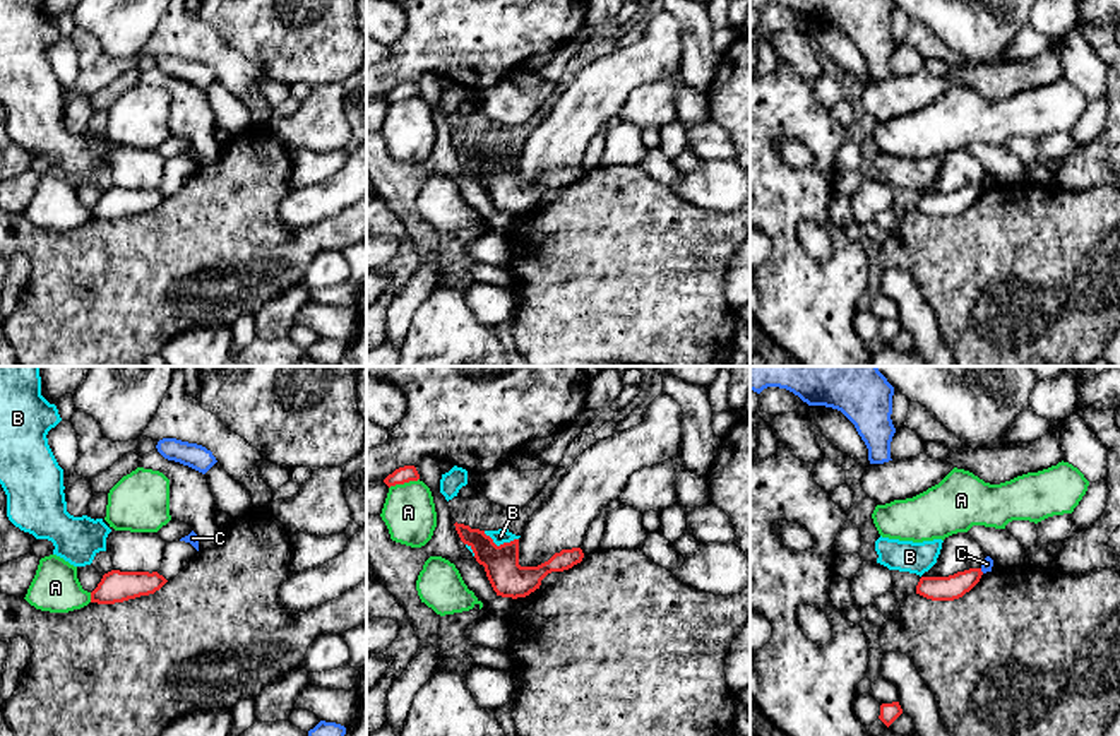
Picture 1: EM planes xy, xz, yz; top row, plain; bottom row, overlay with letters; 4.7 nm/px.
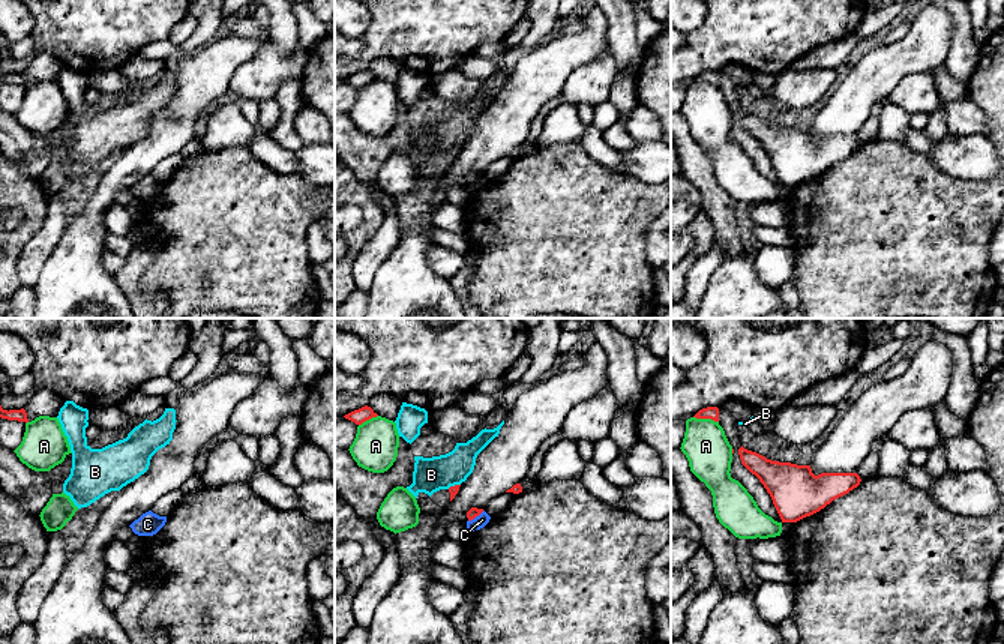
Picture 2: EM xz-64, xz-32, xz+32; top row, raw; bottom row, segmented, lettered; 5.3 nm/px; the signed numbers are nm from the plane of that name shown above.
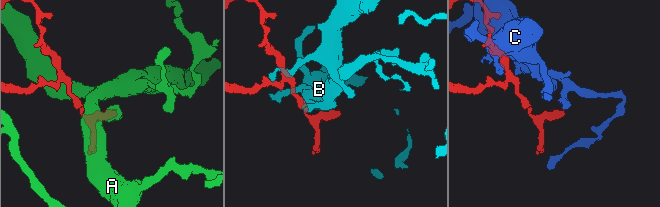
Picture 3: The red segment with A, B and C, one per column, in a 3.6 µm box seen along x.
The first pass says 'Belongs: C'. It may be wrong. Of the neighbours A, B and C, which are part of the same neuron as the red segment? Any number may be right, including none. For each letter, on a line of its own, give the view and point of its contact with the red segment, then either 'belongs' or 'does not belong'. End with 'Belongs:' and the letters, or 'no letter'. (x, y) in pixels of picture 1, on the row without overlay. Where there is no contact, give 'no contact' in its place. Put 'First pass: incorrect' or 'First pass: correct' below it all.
A: xz (403, 100) | does not belong
B: xz (500, 161) | does not belong
C: yz (980, 187) | does not belong
Belongs: no letter
First pass: incorrect

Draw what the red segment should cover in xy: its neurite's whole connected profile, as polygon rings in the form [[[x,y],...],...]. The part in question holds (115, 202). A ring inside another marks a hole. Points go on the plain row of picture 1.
[[[111,187],[103,192],[91,209],[91,219],[115,221],[159,207],[168,197],[158,188],[120,188]]]

